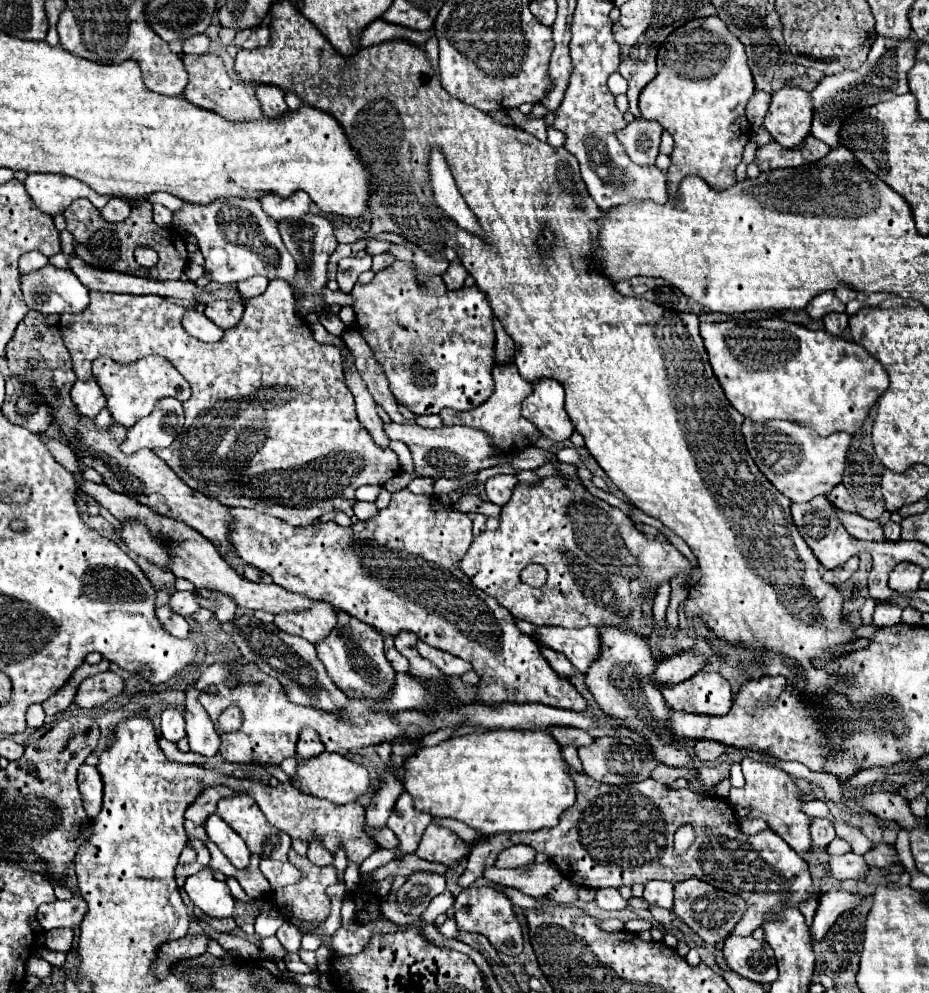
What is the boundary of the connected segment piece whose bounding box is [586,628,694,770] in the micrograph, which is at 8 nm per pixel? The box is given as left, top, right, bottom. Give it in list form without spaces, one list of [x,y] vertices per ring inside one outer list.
[[[600,628],[600,636],[604,636],[604,656],[600,656],[600,660],[596,660],[596,664],[586,672],[586,686],[594,694],[600,710],[608,716],[624,720],[630,730],[648,738],[658,760],[666,766],[692,770],[694,766],[690,764],[688,752],[678,750],[672,742],[672,732],[668,732],[668,706],[660,690],[652,682],[648,682],[648,676],[656,666],[656,660],[652,660],[648,636],[644,632],[628,628]]]

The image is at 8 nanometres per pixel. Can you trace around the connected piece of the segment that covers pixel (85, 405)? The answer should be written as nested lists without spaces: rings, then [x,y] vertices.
[[[94,376],[90,380],[76,380],[70,396],[76,408],[80,408],[80,412],[88,416],[96,416],[106,406],[106,398],[102,394],[102,388],[96,384]]]

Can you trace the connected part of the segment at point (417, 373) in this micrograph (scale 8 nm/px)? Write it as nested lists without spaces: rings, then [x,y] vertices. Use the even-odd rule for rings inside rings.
[[[394,262],[392,266],[388,266],[386,270],[378,272],[370,284],[356,284],[354,290],[350,292],[352,298],[354,298],[354,314],[356,314],[356,320],[354,320],[354,328],[362,334],[362,338],[368,342],[370,350],[374,352],[374,358],[378,360],[378,364],[384,368],[384,374],[390,382],[390,392],[394,394],[396,402],[398,404],[404,404],[406,408],[410,408],[414,414],[438,414],[442,408],[452,408],[452,410],[472,410],[476,406],[480,406],[492,392],[494,392],[494,382],[492,382],[492,366],[494,366],[494,344],[496,344],[496,338],[494,338],[494,312],[490,308],[490,302],[486,298],[484,292],[480,292],[476,286],[472,288],[460,288],[460,290],[448,290],[444,280],[440,276],[432,276],[428,278],[424,284],[418,284],[418,272],[414,270],[412,264],[408,262]]]

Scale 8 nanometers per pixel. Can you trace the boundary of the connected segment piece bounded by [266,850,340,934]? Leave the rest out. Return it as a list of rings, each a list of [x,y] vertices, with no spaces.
[[[290,850],[288,854],[290,862],[296,864],[302,872],[304,872],[304,878],[298,882],[298,884],[292,884],[292,886],[284,886],[284,888],[276,888],[270,898],[266,900],[286,922],[294,924],[296,928],[300,928],[302,934],[314,934],[316,930],[320,930],[326,922],[326,918],[330,916],[330,908],[332,908],[332,902],[330,898],[326,896],[326,888],[332,886],[332,884],[340,884],[338,880],[338,874],[336,874],[336,868],[334,866],[316,866],[312,864],[306,856],[300,856],[296,854],[294,850]]]

